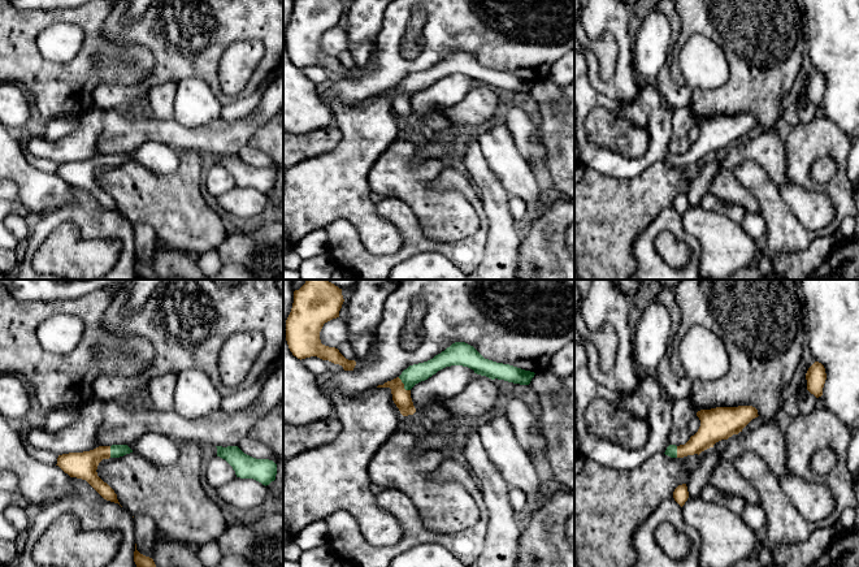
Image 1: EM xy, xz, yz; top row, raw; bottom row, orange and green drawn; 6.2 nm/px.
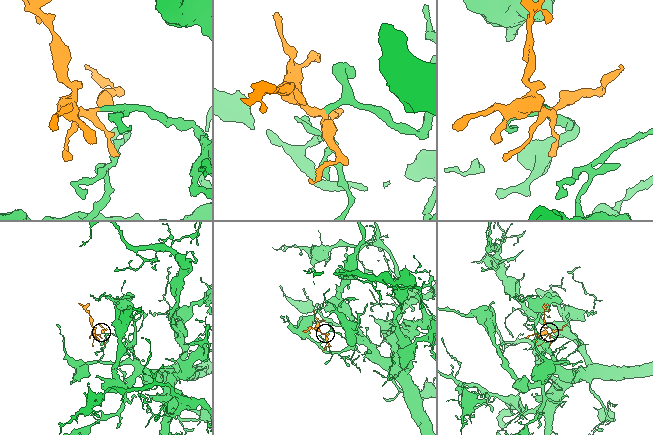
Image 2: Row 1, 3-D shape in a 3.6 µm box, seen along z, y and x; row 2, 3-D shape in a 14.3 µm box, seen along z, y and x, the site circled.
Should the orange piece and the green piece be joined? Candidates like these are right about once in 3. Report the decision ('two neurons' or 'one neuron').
one neuron

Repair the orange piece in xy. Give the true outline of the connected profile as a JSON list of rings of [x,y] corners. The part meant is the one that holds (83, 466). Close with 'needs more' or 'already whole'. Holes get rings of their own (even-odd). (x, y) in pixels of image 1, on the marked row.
[[[127,445],[99,446],[90,451],[58,455],[57,464],[70,477],[86,480],[104,499],[118,503],[114,490],[97,476],[103,459],[120,458],[133,453]]] | needs more

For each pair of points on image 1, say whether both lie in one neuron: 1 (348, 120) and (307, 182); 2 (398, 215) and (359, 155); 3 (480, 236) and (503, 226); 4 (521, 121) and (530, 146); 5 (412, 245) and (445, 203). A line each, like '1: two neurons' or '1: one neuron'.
1: one neuron
2: two neurons
3: two neurons
4: one neuron
5: two neurons

